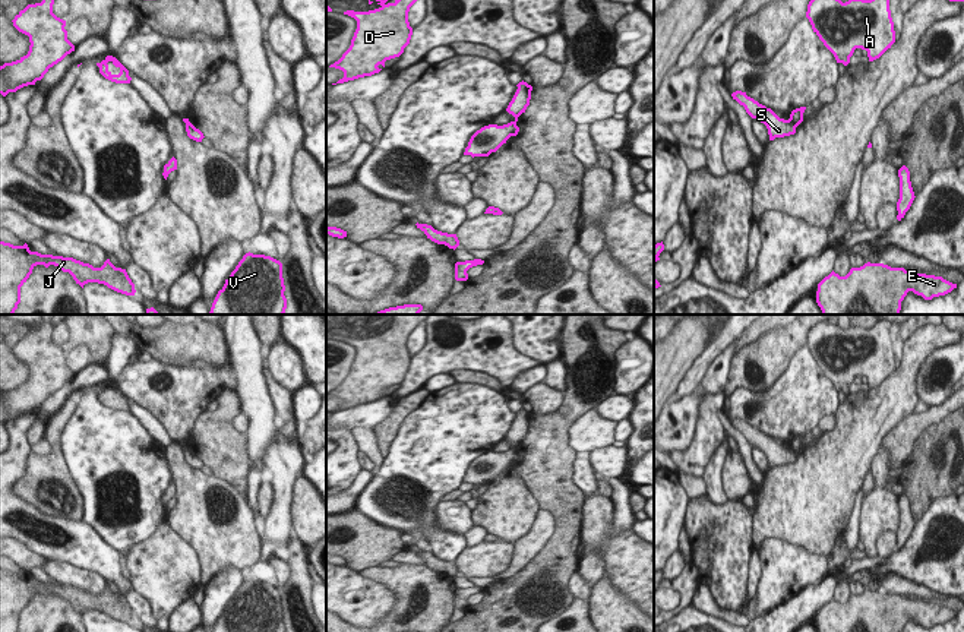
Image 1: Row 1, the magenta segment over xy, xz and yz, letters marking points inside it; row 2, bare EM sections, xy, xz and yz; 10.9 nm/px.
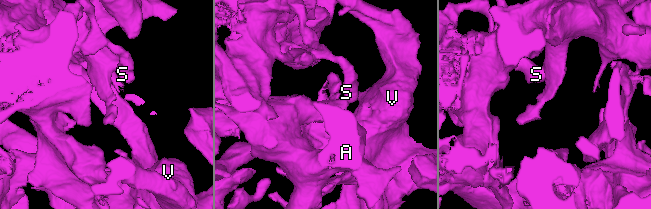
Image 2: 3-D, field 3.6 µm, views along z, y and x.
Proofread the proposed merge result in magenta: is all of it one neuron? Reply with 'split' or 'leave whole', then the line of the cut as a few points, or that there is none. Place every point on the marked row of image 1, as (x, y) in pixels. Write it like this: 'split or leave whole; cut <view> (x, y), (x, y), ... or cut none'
split; cut yz (789, 119), (796, 126)

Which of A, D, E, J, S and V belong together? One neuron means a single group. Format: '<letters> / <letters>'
A / D E J S V

